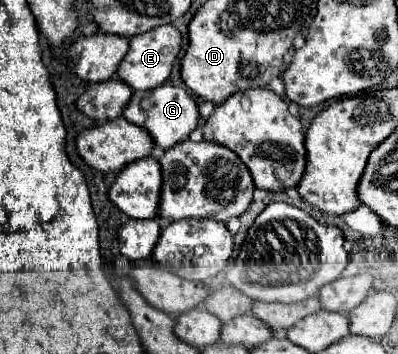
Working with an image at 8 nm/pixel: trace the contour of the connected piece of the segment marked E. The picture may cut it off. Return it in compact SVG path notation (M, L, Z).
M162 25L152 29L150 33L142 33L138 37L130 37L130 51L122 59L118 67L118 75L124 83L128 83L134 91L150 91L170 77L174 61L182 49L182 35L174 25Z

